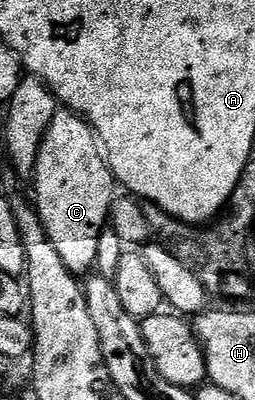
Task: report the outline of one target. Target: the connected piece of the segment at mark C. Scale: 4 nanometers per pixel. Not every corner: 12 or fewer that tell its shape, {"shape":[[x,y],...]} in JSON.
{"shape":[[59,110],[41,143],[36,212],[91,273],[118,185],[92,125]]}

